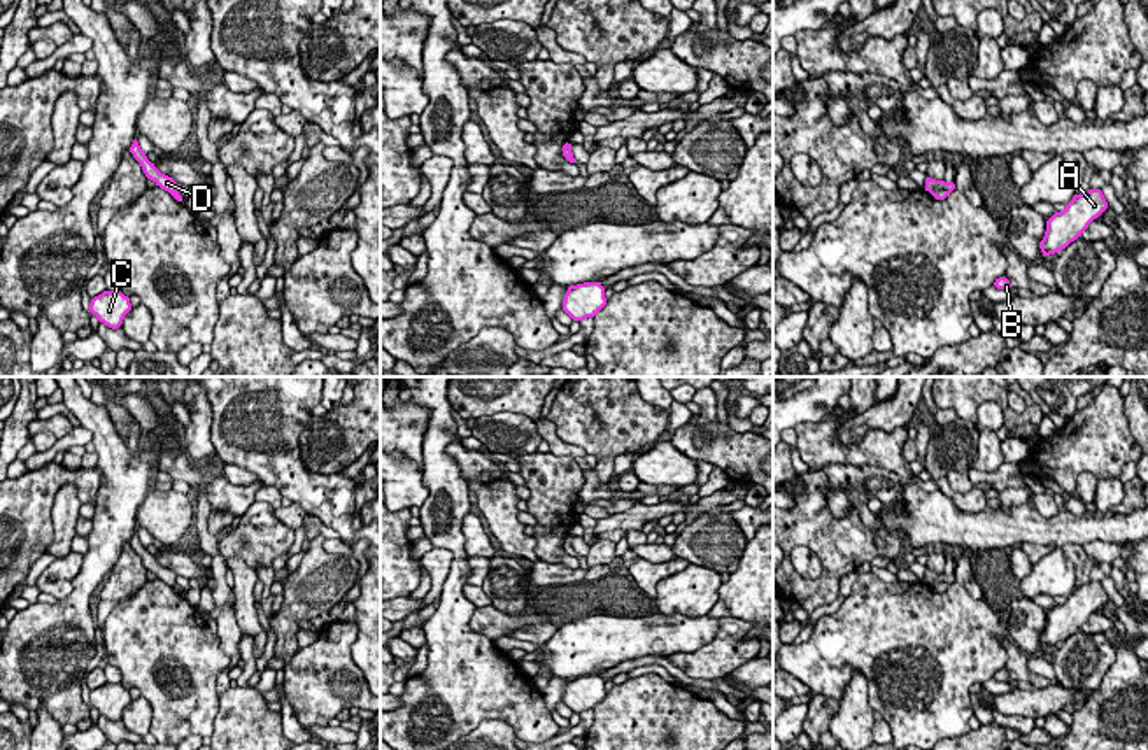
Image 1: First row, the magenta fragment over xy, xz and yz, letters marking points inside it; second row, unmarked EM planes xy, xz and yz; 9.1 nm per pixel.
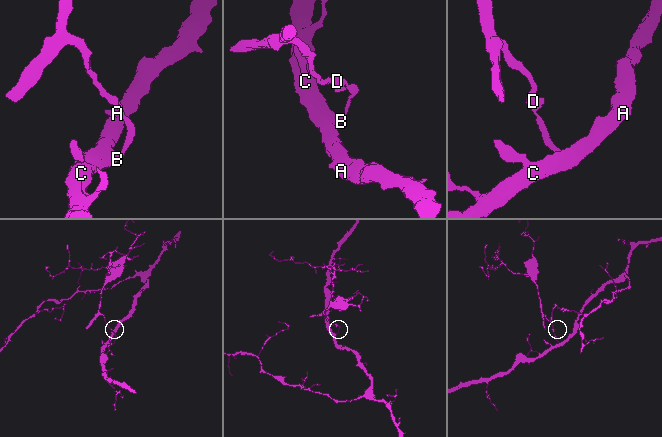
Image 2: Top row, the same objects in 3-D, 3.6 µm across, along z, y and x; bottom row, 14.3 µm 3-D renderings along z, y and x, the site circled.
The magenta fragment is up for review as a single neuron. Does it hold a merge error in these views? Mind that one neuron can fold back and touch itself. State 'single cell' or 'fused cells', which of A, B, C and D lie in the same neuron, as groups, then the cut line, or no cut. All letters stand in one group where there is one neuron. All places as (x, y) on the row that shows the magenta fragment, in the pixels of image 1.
fused cells; A B C / D; cut in yz along (949, 190), (938, 190), (933, 195)

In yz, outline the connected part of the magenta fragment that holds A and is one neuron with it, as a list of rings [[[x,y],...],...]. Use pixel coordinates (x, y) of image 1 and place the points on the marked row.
[[[1088,189],[1074,195],[1064,212],[1055,212],[1046,219],[1046,233],[1039,242],[1043,256],[1066,249],[1108,209],[1102,189]]]

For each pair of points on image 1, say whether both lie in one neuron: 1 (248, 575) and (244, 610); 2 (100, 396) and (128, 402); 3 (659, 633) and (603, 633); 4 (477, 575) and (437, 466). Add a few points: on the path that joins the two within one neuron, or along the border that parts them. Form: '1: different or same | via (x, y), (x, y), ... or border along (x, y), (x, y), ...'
1: same | via (244, 584), (244, 601)
2: different | border along (123, 396), (121, 403), (142, 431)
3: same | via (645, 633), (617, 633)
4: different | border along (468, 558), (470, 575), (465, 582)

